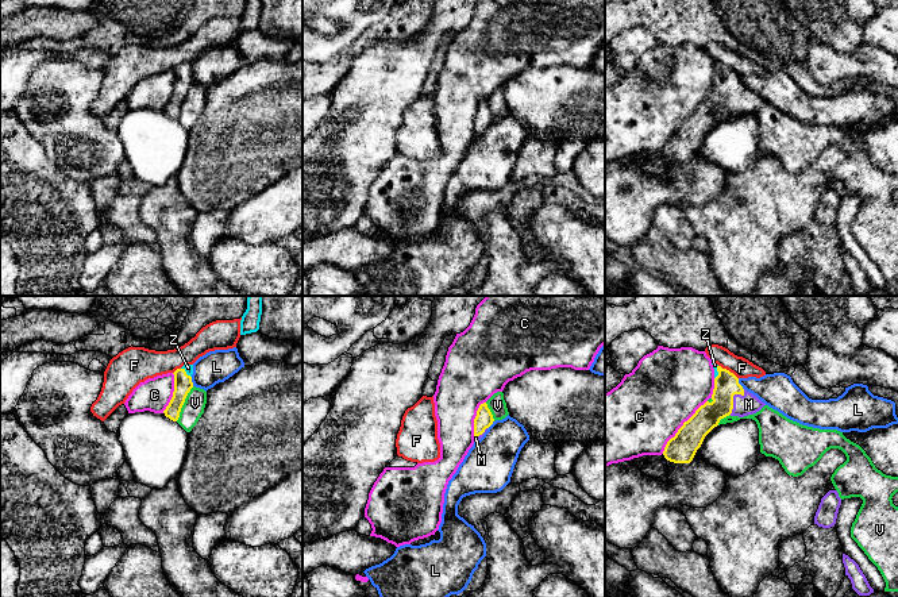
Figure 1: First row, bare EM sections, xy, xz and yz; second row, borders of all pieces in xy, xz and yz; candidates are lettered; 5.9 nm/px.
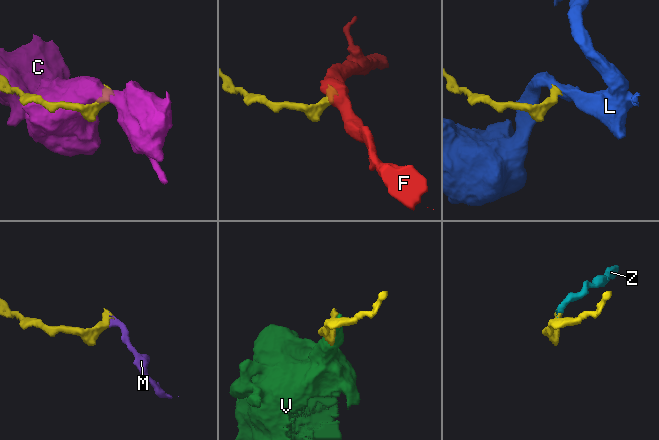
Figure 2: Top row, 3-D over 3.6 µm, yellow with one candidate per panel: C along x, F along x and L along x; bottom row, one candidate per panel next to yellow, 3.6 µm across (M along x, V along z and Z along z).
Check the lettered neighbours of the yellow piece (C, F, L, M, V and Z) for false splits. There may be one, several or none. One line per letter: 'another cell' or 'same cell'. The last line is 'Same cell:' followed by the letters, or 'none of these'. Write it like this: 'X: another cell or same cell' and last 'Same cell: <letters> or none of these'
C: another cell
F: another cell
L: another cell
M: same cell
V: another cell
Z: same cell
Same cell: M, Z

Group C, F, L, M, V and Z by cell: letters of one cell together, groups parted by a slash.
C / F / L / M Z / V

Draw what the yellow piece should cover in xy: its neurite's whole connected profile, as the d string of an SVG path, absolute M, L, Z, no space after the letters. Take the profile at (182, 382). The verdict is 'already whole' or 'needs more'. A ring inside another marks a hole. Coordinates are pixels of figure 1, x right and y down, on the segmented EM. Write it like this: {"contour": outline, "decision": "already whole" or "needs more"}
{"contour": "M184 365L181 369L177 369L173 374L174 374L174 392L163 413L170 420L177 421L180 417L181 408L185 403L185 398L190 392L190 389L193 388L192 382L193 365Z", "decision": "needs more"}

